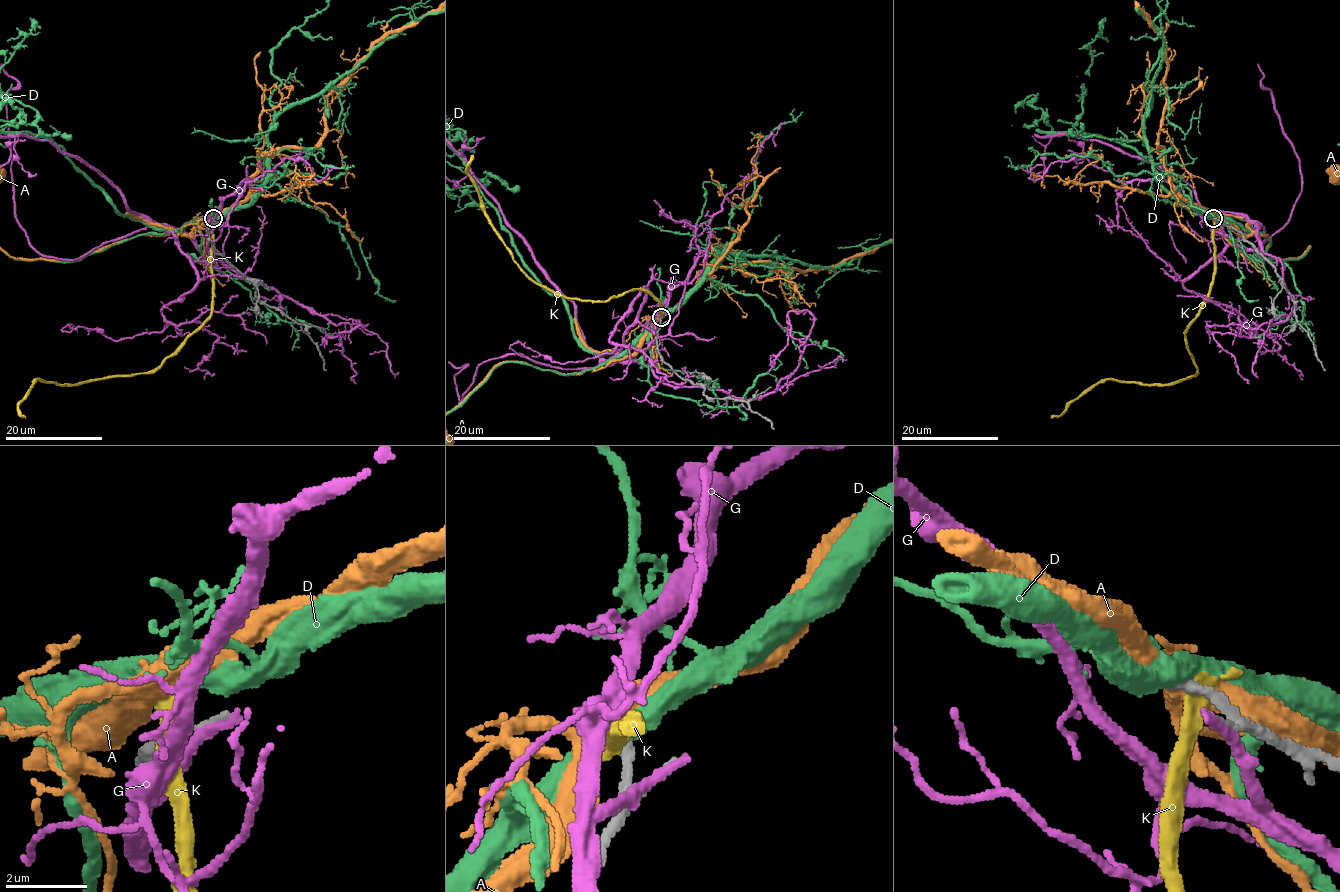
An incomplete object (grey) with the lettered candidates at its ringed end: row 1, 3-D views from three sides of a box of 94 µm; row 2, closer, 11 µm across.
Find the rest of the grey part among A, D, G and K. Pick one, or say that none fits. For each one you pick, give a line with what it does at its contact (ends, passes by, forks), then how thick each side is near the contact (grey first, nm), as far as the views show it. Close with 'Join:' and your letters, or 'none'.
Join: none

